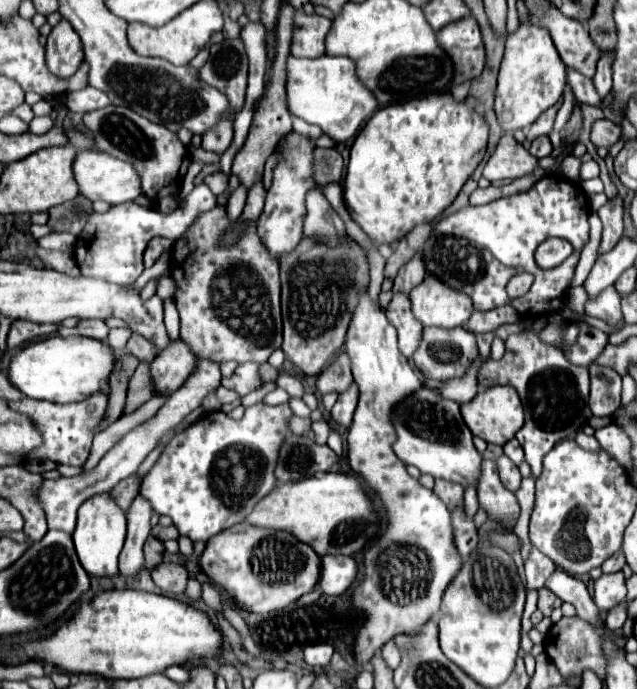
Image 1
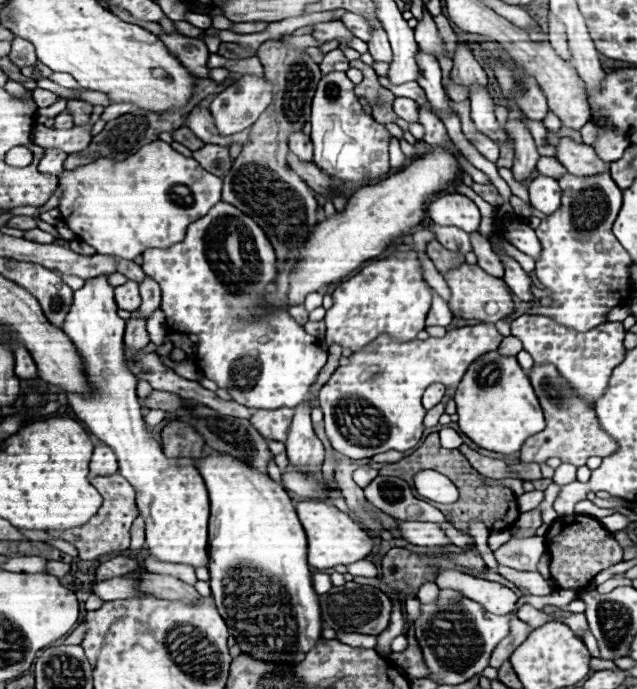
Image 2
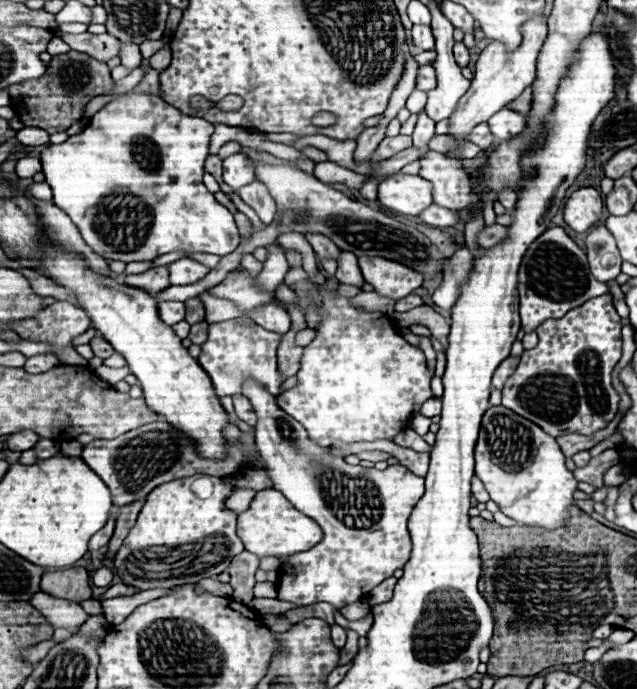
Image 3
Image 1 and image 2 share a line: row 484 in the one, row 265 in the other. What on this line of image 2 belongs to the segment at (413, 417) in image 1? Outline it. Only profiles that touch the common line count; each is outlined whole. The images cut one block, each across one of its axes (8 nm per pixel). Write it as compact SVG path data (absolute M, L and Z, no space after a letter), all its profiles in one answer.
M462 264L460 268L450 270L444 274L444 280L450 288L450 310L466 320L480 320L480 322L498 322L508 318L514 312L514 300L510 288L504 284L504 280L488 276L478 266Z

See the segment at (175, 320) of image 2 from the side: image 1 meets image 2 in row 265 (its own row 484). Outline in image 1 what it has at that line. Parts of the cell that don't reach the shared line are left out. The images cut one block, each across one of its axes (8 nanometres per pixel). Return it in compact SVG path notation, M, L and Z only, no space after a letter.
M264 402L246 408L242 420L232 420L224 412L208 412L184 432L176 434L170 440L154 468L144 476L140 486L140 496L144 496L152 510L164 516L170 516L180 536L190 538L192 542L208 542L208 538L216 536L220 530L244 522L248 514L256 508L256 504L274 490L274 466L278 458L280 444L286 436L286 420L292 416L288 404L268 406Z

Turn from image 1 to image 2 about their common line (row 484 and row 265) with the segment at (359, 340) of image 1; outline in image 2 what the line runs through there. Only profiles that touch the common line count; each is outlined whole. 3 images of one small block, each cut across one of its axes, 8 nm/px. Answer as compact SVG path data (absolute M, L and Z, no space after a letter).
M400 254L384 260L376 260L362 268L354 278L342 282L332 294L332 308L326 312L326 338L324 344L338 344L358 352L368 346L376 336L388 334L398 342L414 340L420 330L426 328L424 320L430 310L432 290L424 280L418 254Z

